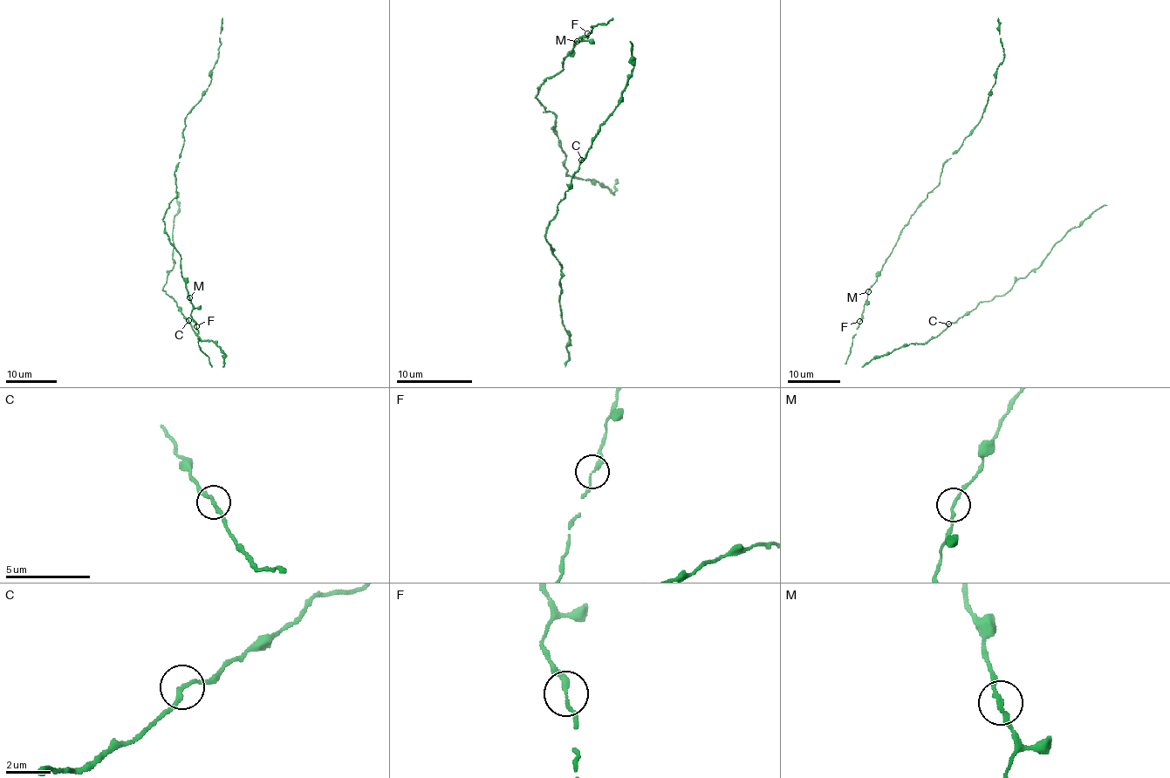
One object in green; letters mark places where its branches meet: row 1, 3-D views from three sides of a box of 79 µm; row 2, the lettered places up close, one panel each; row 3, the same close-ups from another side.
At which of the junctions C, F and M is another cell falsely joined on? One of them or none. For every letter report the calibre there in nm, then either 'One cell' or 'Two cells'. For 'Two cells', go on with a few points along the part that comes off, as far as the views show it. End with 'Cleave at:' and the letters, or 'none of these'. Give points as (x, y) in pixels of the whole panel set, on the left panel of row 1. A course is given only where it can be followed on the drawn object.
C: Thickness 190 nm. One cell
F: Thickness 200 nm. One cell
M: Thickness 170 nm. One cell
Cleave at: none of these

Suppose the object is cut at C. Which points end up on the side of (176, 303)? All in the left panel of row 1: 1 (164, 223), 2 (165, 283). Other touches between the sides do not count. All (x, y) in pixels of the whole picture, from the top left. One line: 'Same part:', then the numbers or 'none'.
Same part: 2

